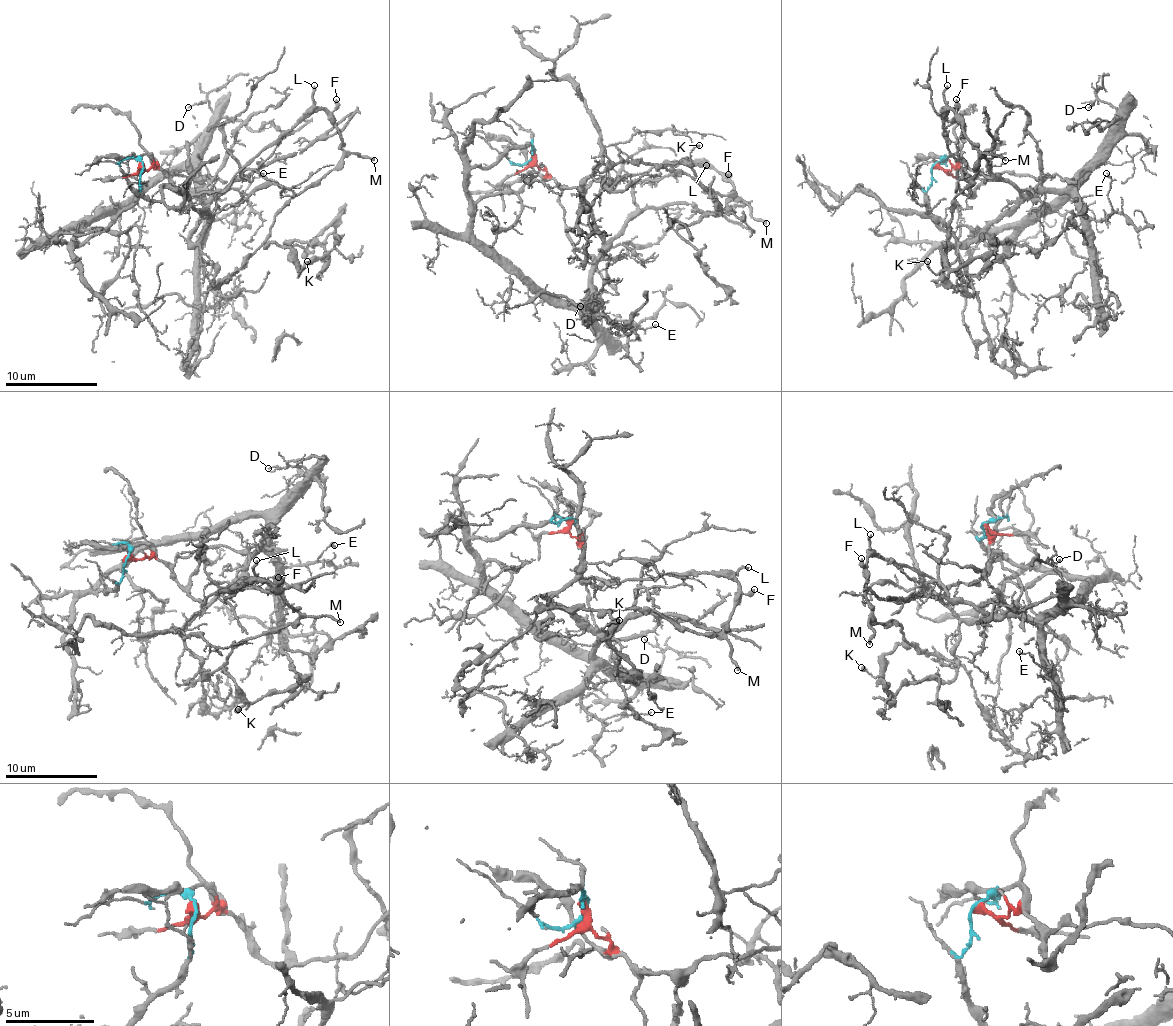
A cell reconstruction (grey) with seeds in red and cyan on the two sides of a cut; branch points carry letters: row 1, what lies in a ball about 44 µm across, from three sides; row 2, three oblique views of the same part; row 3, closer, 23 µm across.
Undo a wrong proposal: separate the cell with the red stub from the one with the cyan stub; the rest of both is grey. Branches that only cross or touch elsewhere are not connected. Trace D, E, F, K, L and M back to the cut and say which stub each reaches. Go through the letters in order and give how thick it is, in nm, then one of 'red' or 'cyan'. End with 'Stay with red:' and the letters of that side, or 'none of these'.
D: 90 nm thick; cyan
E: 110 nm thick; cyan
F: 320 nm thick; red
K: 240 nm thick; red
L: 180 nm thick; red
M: 190 nm thick; red
Stay with red: F, K, L, M

